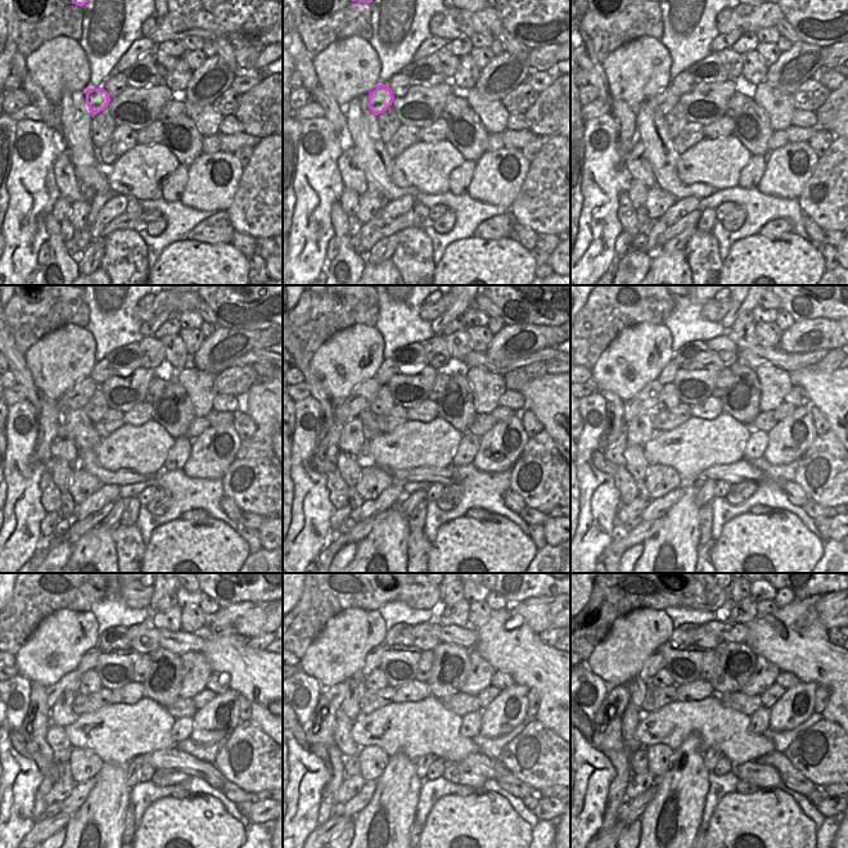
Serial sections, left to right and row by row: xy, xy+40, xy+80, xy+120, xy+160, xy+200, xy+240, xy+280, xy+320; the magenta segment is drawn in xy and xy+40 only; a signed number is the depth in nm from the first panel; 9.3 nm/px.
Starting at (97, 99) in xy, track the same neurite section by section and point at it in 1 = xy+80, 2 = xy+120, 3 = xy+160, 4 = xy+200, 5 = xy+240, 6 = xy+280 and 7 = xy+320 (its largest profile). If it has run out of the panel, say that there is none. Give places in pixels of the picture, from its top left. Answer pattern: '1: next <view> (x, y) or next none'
1: next xy+80 (663, 102)
2: next xy+120 (76, 397)
3: next xy+160 (362, 396)
4: next xy+200 (645, 401)
5: next xy+240 (71, 682)
6: next xy+280 (335, 694)
7: next xy+320 (617, 699)

